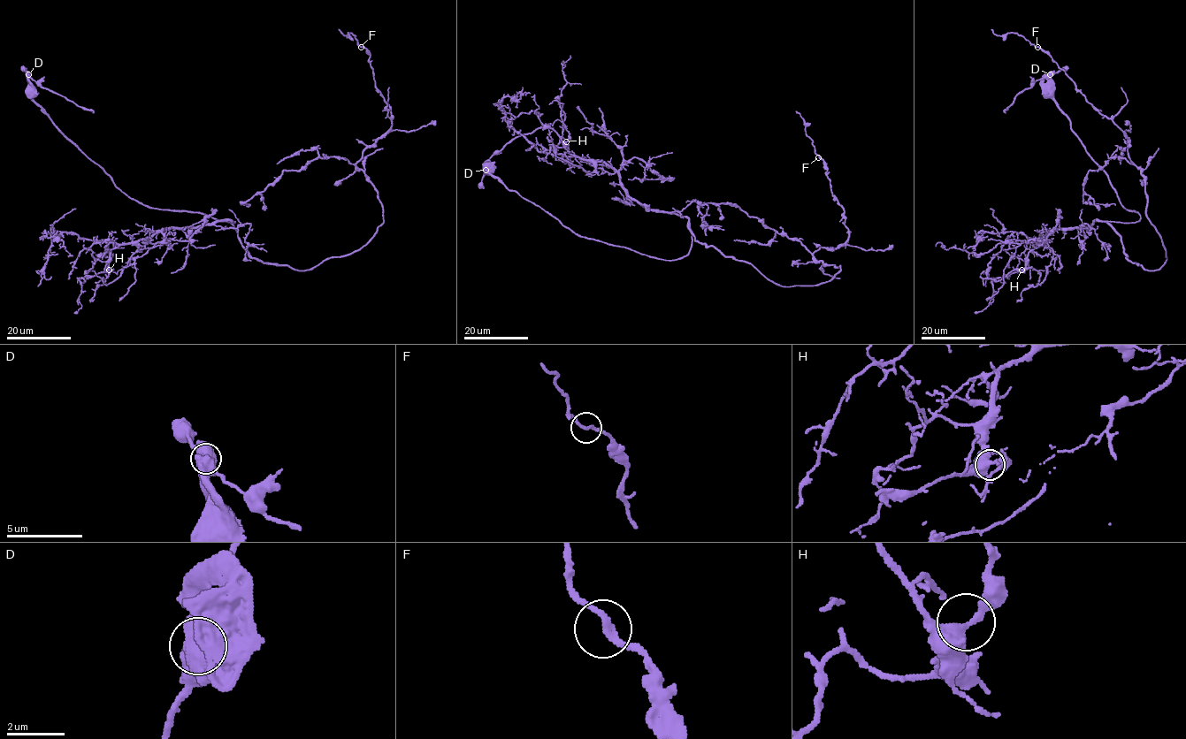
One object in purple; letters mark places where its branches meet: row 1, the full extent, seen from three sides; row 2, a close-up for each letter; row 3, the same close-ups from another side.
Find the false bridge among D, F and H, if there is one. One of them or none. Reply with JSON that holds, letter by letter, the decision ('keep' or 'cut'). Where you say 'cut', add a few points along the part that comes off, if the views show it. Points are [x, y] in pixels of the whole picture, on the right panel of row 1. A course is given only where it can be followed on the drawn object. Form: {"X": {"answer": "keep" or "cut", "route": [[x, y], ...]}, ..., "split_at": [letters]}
{"D": {"answer": "cut", "route": [[1050, 74], [1037, 79], [1014, 97], [1005, 112]]}, "F": {"answer": "keep"}, "H": {"answer": "keep"}, "split_at": ["D"]}

